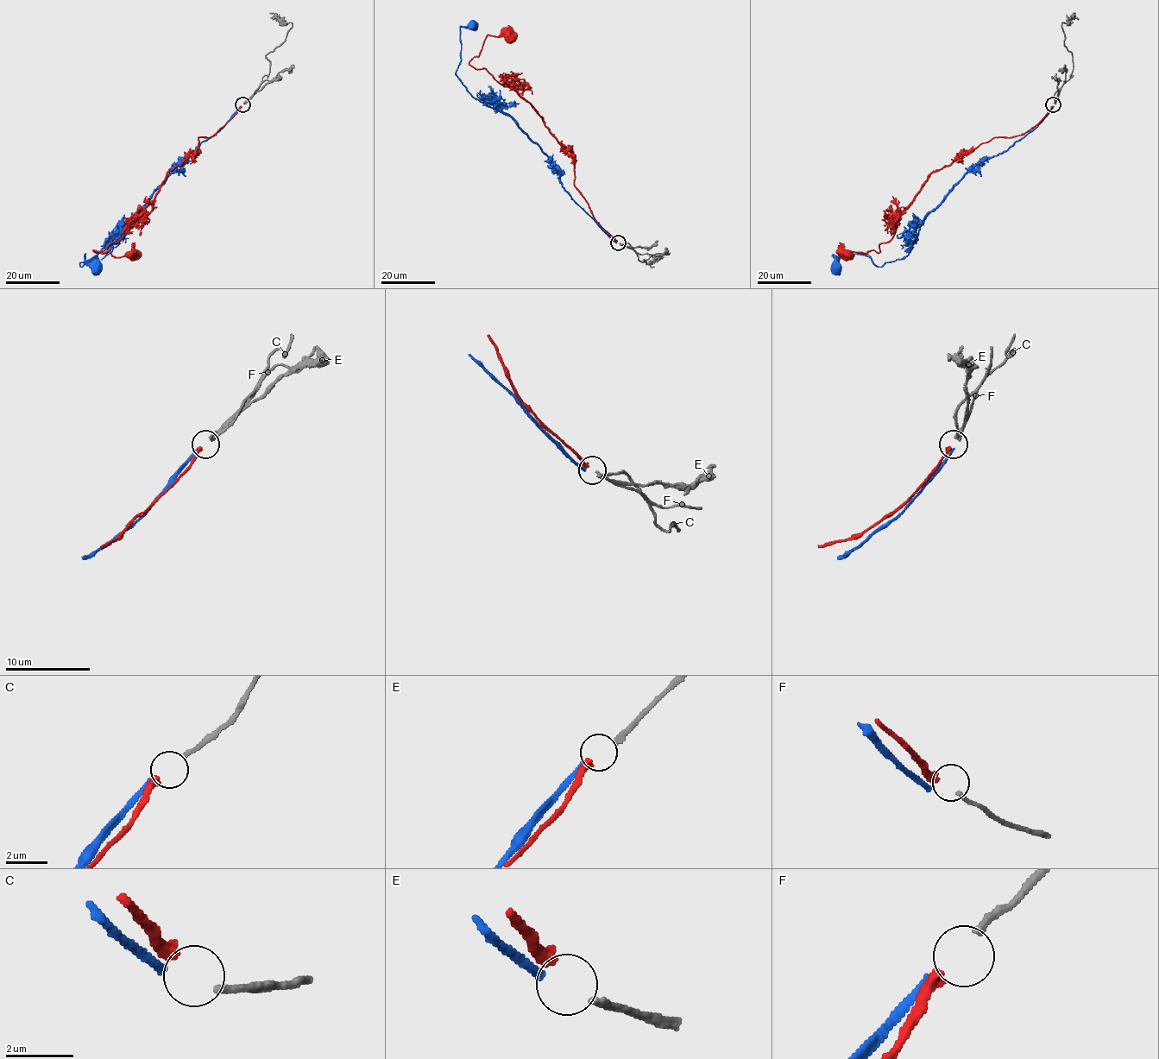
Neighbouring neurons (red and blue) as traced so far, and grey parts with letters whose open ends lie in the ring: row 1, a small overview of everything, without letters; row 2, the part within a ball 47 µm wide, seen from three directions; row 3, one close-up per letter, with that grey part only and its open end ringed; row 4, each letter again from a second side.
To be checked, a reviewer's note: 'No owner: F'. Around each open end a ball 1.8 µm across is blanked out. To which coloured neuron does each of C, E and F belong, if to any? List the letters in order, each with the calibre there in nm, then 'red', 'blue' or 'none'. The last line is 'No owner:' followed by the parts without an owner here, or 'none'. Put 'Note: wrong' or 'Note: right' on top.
Note: wrong
C: calibre 220 nm; none
E: calibre 240 nm; blue
F: calibre 240 nm; red
No owner: C

